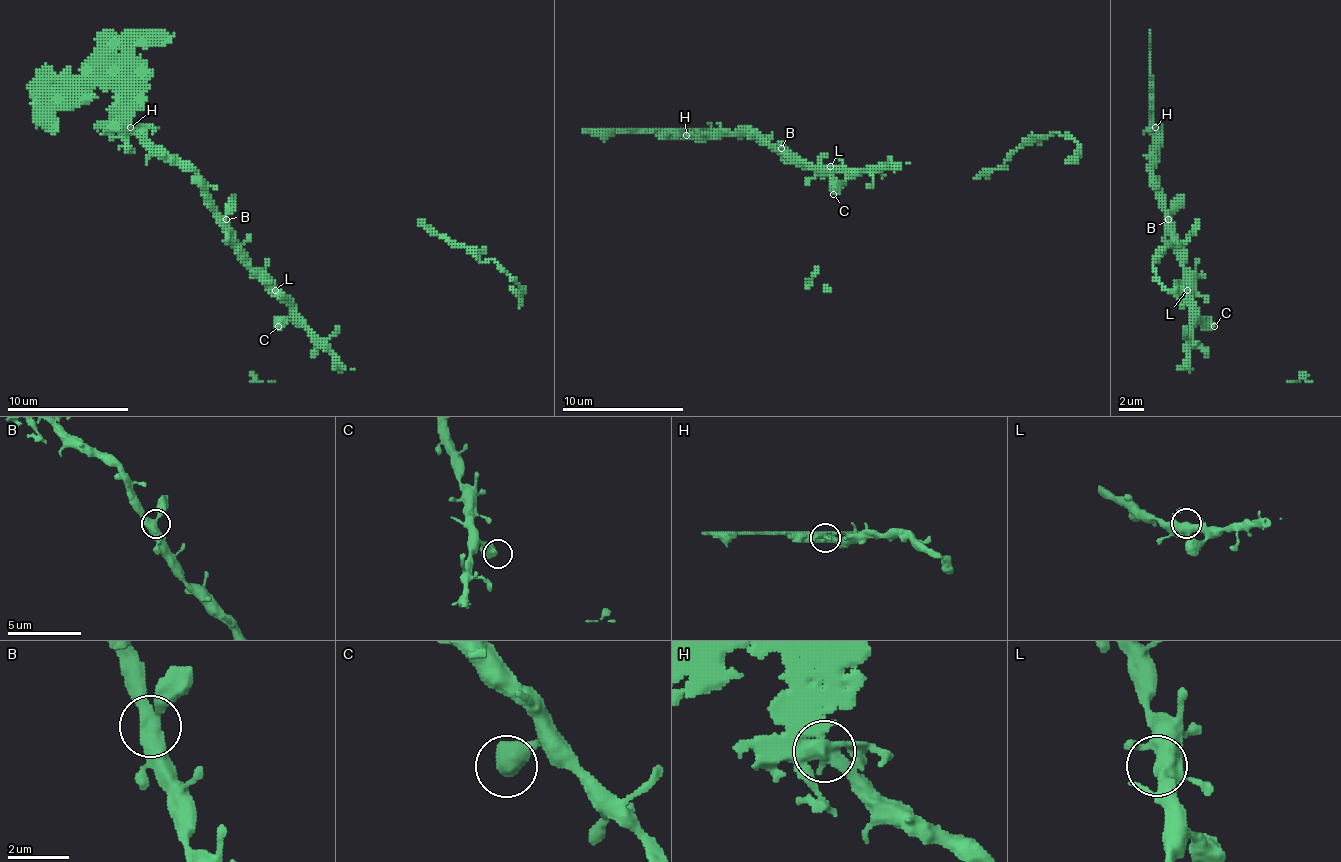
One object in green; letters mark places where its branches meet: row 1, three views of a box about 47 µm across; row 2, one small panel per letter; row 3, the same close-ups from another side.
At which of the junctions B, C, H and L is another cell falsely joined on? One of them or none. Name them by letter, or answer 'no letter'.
H

